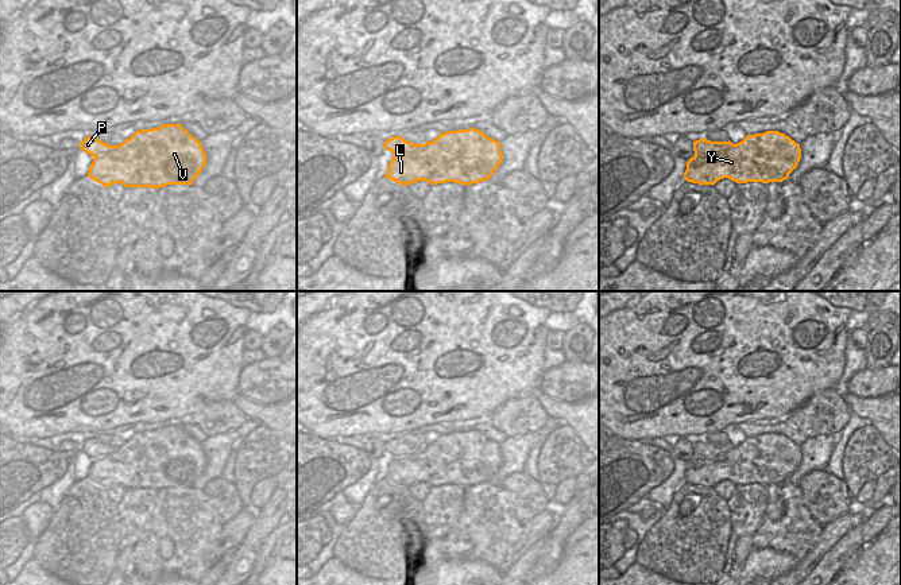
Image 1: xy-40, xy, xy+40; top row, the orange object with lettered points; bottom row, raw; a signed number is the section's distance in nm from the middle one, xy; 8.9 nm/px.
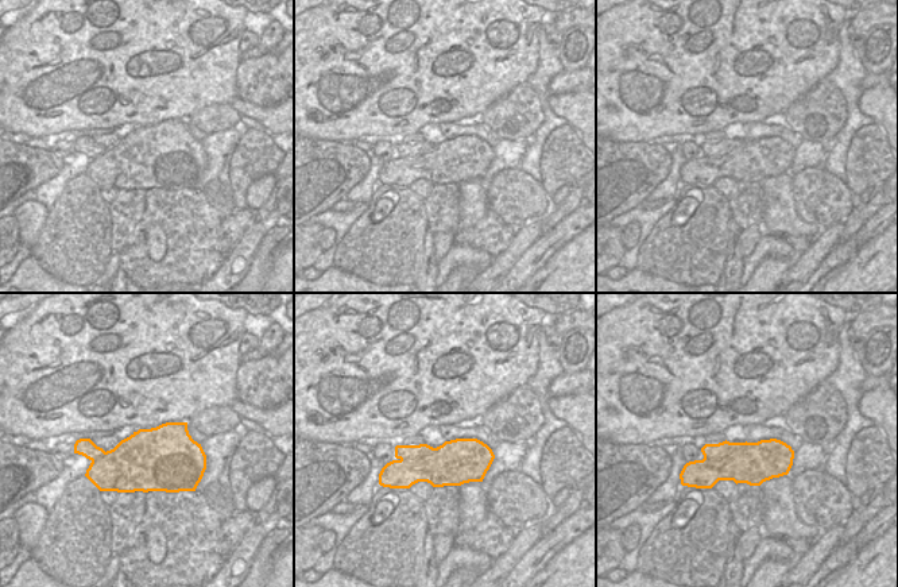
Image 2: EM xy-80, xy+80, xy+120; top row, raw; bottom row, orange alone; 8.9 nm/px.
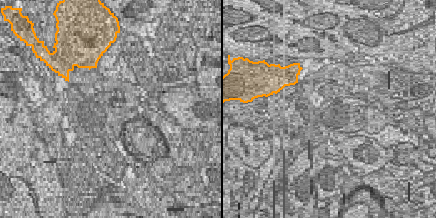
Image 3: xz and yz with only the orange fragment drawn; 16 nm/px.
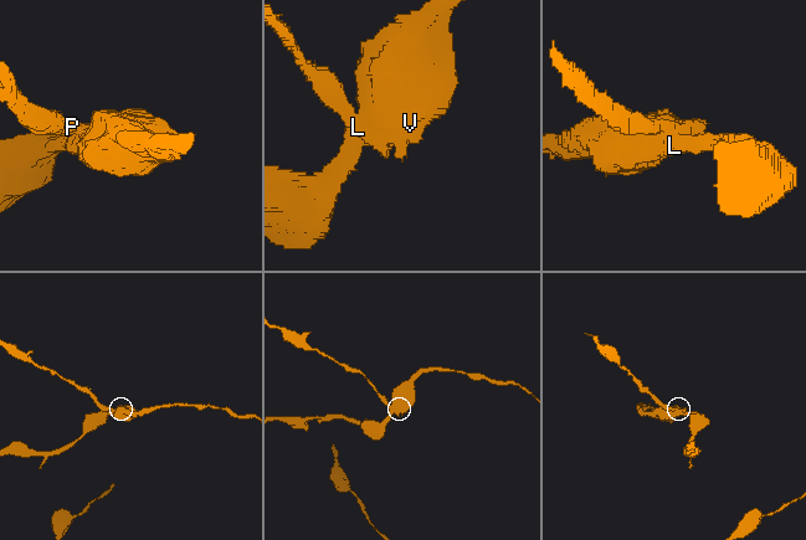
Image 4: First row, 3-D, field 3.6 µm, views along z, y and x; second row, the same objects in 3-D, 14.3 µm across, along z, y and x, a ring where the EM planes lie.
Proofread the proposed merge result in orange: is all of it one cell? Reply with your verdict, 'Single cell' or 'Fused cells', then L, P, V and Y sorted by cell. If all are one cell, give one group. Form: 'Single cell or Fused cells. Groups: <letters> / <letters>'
Fused cells. Groups: L V Y / P.

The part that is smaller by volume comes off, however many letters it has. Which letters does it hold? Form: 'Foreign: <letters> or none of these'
Foreign: P

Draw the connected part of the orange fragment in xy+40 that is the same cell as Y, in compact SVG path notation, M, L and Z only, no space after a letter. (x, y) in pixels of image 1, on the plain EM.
M778 433L747 437L730 452L687 464L684 481L715 487L723 480L736 485L782 484L801 461L800 446Z

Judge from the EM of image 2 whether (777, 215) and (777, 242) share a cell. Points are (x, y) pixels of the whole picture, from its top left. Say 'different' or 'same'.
different

